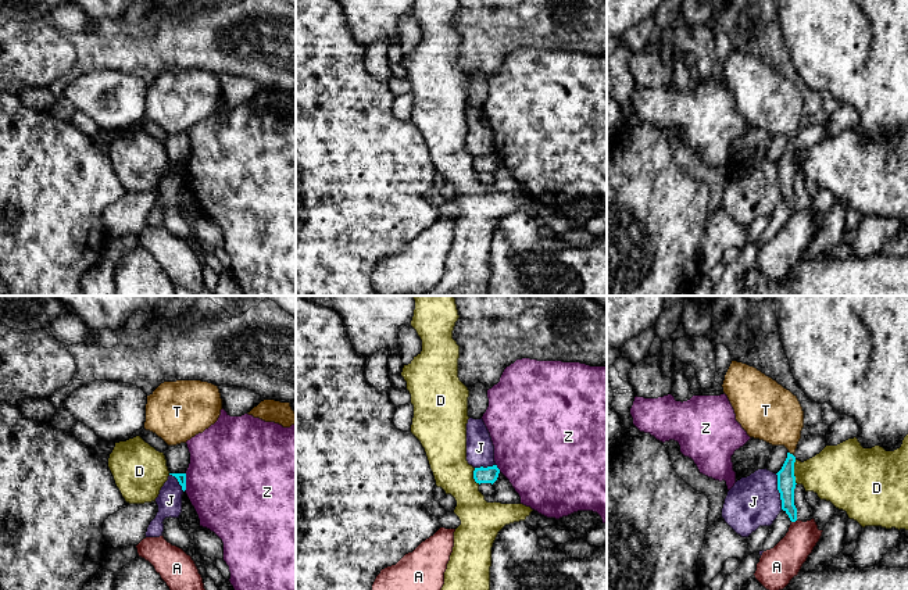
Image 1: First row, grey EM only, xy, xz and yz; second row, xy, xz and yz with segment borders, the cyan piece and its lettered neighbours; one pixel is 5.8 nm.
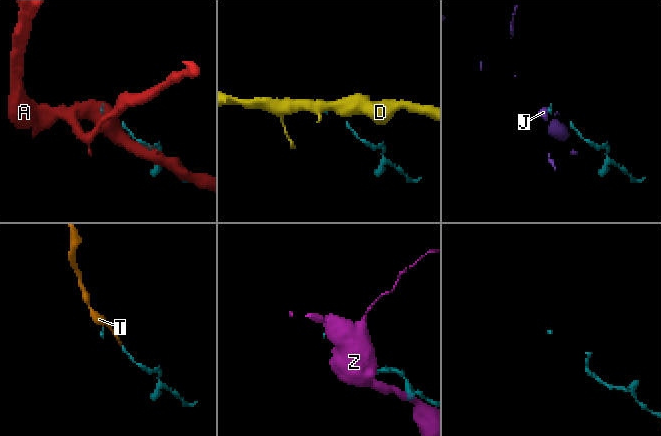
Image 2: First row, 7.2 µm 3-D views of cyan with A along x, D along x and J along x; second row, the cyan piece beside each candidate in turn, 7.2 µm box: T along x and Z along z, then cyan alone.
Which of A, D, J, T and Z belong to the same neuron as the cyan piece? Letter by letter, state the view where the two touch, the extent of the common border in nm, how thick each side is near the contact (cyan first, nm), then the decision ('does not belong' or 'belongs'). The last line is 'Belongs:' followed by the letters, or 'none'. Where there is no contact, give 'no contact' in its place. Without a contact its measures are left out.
A: yz | 40 nm | 110/200 nm | does not belong
D: yz | 140 nm | 110/320 nm | does not belong
J: yz | 220 nm | 110/300 nm | does not belong
T: yz | 40 nm | 110/320 nm | belongs
Z: xy | 110 nm | 50/500 nm | does not belong
Belongs: T

